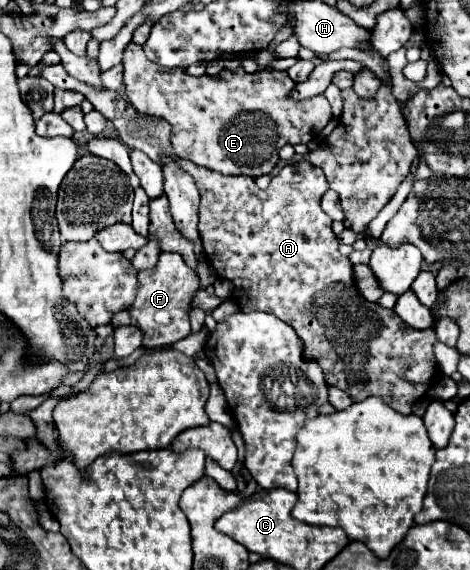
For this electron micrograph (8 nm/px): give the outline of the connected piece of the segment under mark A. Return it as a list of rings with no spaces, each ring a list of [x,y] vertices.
[[[51,65],[43,69],[43,77],[57,89],[83,93],[85,99],[91,101],[99,113],[103,113],[109,121],[113,121],[121,141],[129,149],[143,151],[145,155],[149,155],[149,159],[153,159],[159,165],[163,165],[161,155],[167,155],[173,163],[177,163],[183,171],[187,171],[195,179],[195,185],[201,193],[199,233],[203,239],[205,259],[211,263],[211,267],[217,271],[221,279],[227,279],[229,283],[233,283],[235,289],[239,289],[233,293],[233,299],[243,313],[265,311],[289,323],[305,343],[305,357],[313,357],[315,361],[319,361],[327,377],[327,383],[331,387],[339,387],[345,393],[349,393],[353,401],[363,401],[375,395],[385,399],[385,403],[395,411],[399,411],[401,415],[413,413],[415,401],[425,397],[437,379],[437,361],[433,353],[435,331],[433,329],[415,331],[413,327],[407,327],[407,323],[403,323],[403,319],[393,309],[383,309],[379,303],[363,299],[363,295],[355,285],[353,263],[339,253],[337,237],[331,231],[333,221],[323,213],[319,205],[321,195],[329,189],[327,179],[323,171],[319,171],[319,167],[311,165],[309,161],[295,161],[293,165],[283,167],[279,175],[271,179],[267,189],[259,189],[255,185],[255,179],[247,175],[225,177],[219,175],[217,171],[179,159],[171,147],[173,127],[165,119],[135,111],[135,107],[131,107],[131,103],[127,103],[119,93],[117,93],[117,111],[111,111],[115,95],[109,89],[91,87],[67,75],[67,71],[63,71],[61,65]]]

